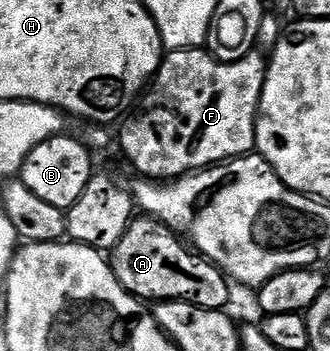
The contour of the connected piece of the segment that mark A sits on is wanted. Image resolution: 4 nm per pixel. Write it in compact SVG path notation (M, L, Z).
M136 216L116 243L109 260L112 271L128 293L144 302L188 301L206 309L228 308L232 286L223 270L188 248L168 225L163 225L156 217Z

